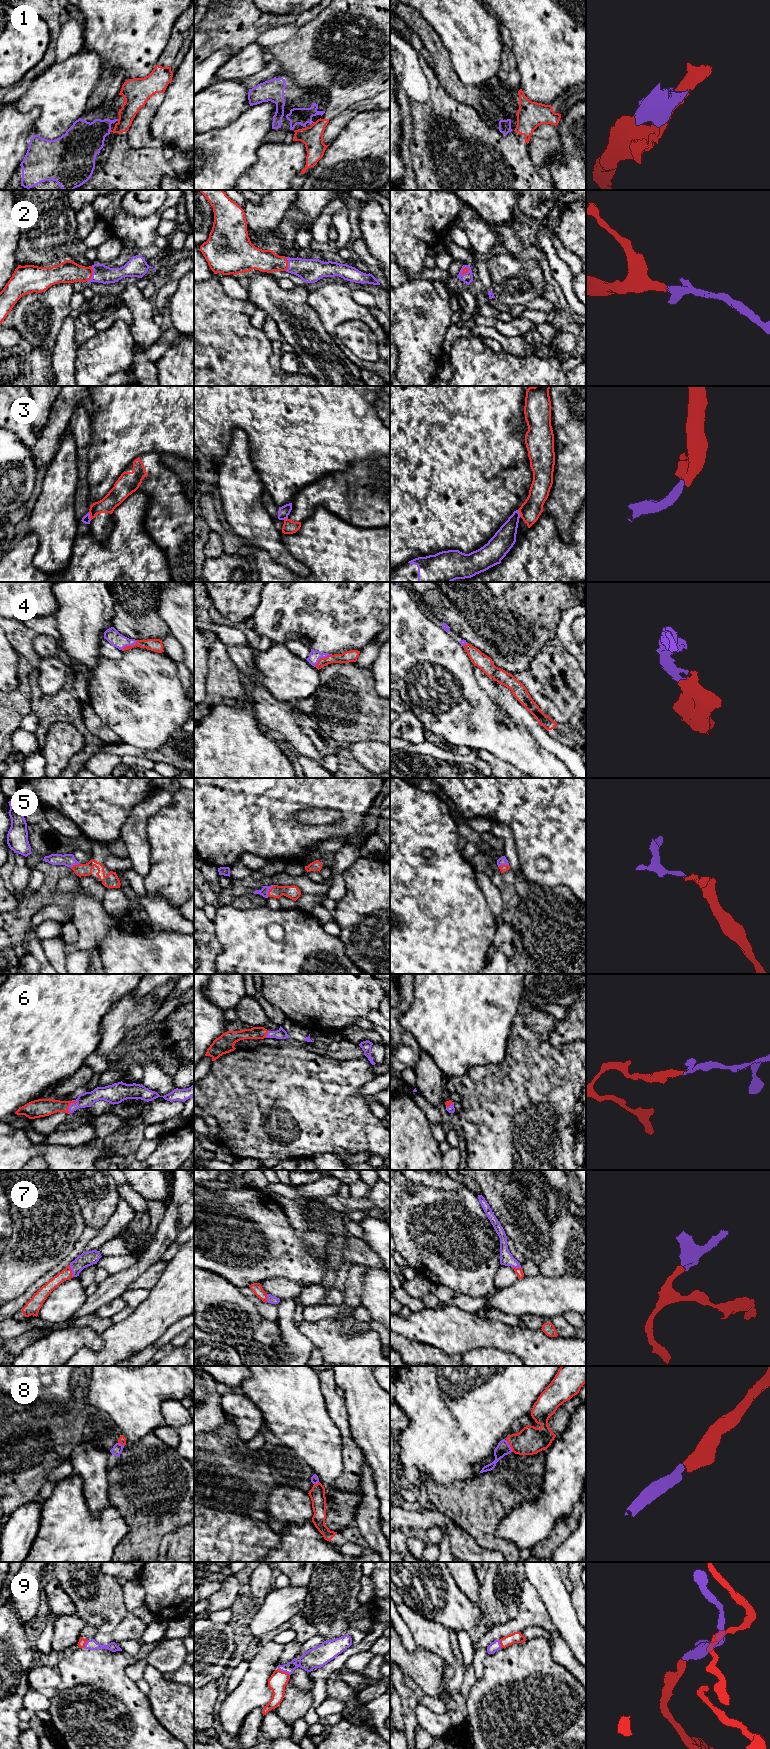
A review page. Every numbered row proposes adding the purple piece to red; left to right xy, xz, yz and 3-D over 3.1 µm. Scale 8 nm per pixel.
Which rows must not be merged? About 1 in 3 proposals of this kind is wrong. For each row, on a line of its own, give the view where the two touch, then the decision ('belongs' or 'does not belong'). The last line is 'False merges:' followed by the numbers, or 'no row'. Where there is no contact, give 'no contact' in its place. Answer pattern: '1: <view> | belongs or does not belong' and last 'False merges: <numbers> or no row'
1: no contact | belongs
2: xy | belongs
3: xy | does not belong
4: xz | belongs
5: xz | belongs
6: xy | belongs
7: xy | belongs
8: yz | belongs
9: xz | belongs
False merges: 3

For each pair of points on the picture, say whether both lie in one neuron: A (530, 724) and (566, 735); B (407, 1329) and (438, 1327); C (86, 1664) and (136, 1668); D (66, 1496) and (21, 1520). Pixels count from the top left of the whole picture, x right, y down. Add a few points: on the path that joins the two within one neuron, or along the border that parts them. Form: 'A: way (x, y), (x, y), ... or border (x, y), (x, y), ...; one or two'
A: border (546, 731), (551, 737), (566, 745); two
B: way (415, 1327), (430, 1327); one
C: border (141, 1660), (125, 1669), (134, 1682); two
D: border (42, 1504), (40, 1524), (37, 1532); two

